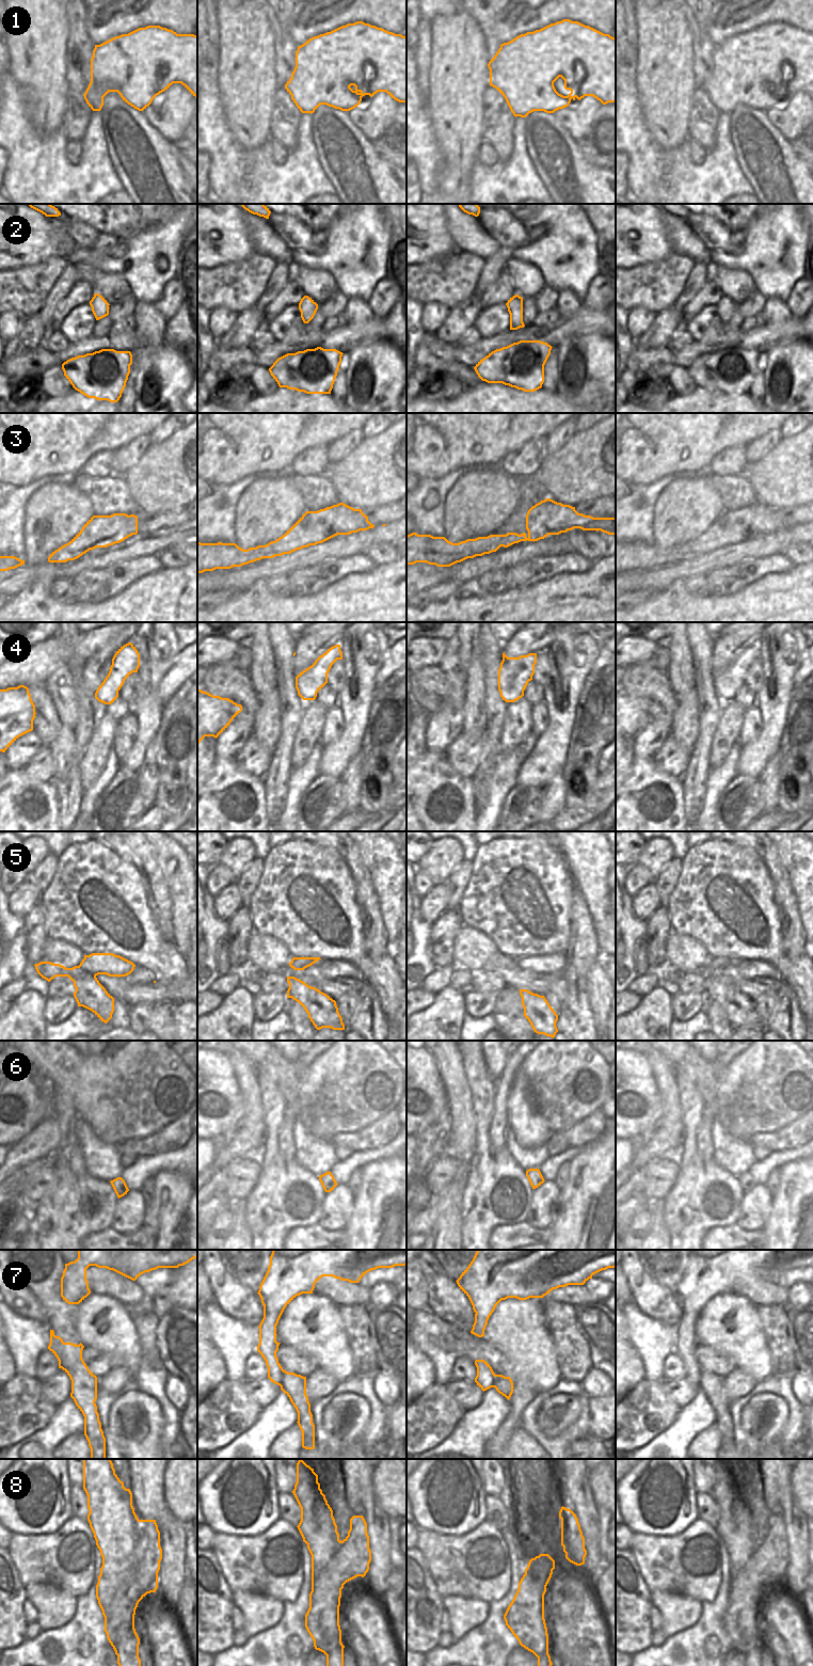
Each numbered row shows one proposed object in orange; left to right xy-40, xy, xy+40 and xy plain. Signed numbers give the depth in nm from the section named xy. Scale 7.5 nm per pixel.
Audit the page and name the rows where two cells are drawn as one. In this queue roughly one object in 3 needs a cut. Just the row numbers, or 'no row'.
7, 8.

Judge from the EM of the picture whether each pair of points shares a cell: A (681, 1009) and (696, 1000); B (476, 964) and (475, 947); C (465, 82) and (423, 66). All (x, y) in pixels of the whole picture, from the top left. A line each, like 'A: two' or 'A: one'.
A: one
B: one
C: two

